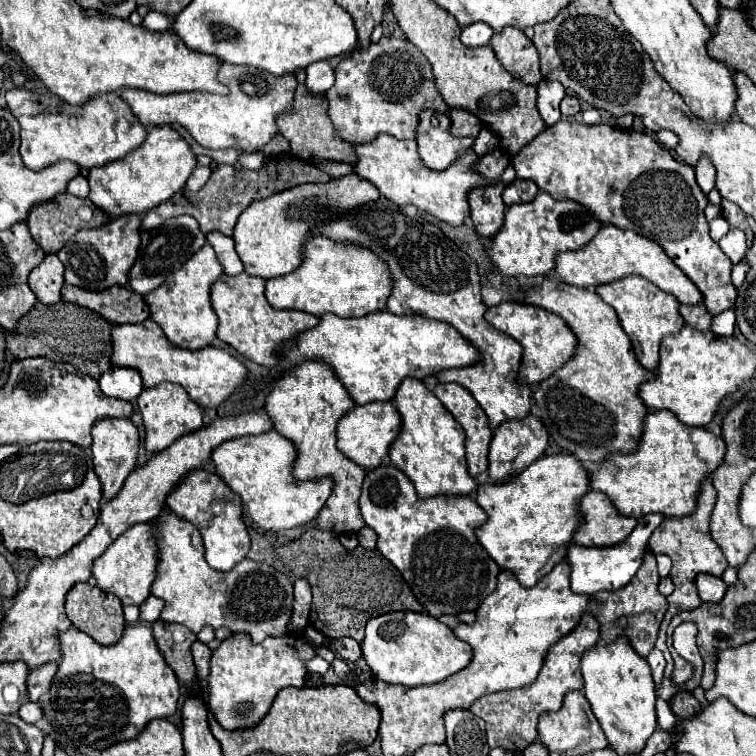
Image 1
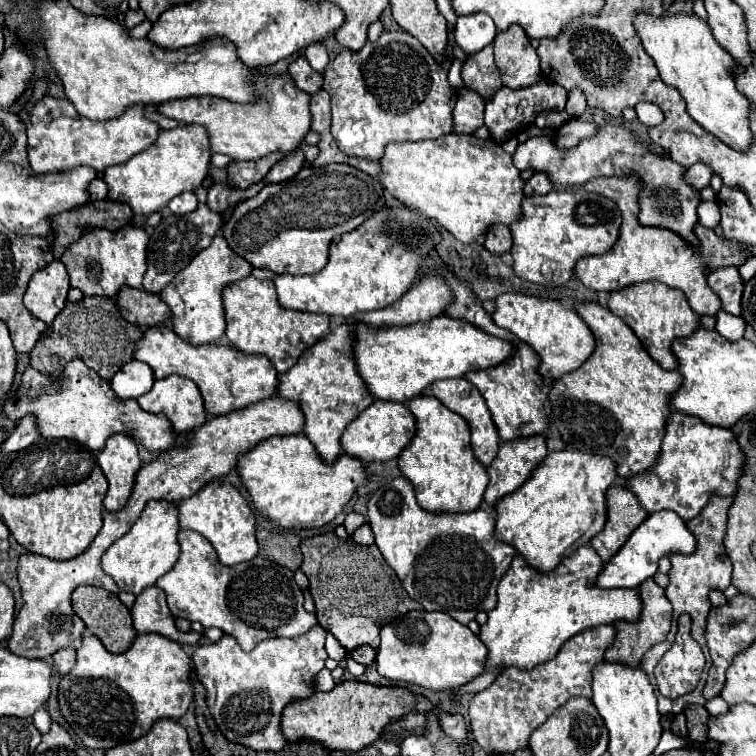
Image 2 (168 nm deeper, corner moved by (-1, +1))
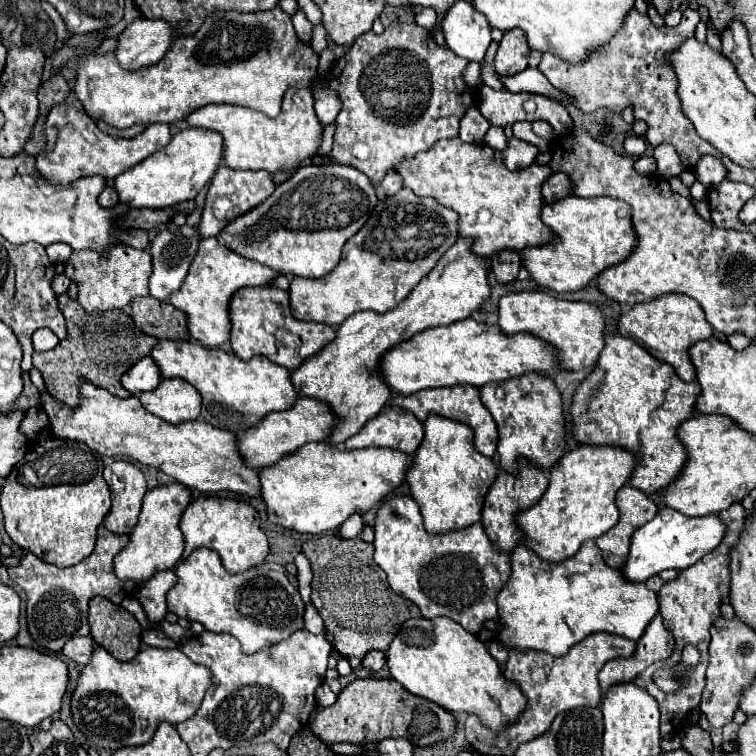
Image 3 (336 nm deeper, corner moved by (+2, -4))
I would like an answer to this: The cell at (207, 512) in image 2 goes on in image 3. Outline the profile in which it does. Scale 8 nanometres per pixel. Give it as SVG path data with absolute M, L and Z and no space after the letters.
M205 495L195 499L181 517L181 531L187 539L181 559L187 559L195 549L207 547L221 555L221 561L229 573L243 573L255 565L261 565L269 555L269 541L261 529L259 513L245 501Z

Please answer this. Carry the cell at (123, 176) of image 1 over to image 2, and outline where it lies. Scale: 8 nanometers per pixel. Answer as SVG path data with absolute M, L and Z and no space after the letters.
M178 126L174 130L162 130L150 148L132 156L128 162L106 168L102 180L108 186L110 200L128 204L134 214L152 214L164 208L174 196L202 184L208 174L210 154L208 134L202 126Z

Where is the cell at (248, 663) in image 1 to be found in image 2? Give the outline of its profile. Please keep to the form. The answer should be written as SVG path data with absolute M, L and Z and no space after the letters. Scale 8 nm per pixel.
M314 626L298 638L268 638L250 652L244 652L232 636L208 646L196 646L192 662L202 686L208 690L206 702L222 734L254 750L282 750L286 744L280 734L282 708L290 700L306 698L314 692L314 676L328 658L324 638L326 630Z

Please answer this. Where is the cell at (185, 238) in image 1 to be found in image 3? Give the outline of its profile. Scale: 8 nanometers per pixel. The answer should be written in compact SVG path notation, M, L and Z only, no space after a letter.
M179 227L175 233L161 231L153 245L153 275L149 279L151 297L167 301L175 291L181 289L181 283L189 271L189 265L197 253L199 235L195 227Z

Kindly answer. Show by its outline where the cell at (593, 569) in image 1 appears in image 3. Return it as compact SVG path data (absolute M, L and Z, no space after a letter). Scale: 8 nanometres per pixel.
M661 507L657 515L645 523L641 529L635 531L629 559L623 567L623 575L629 581L647 581L651 575L657 575L663 569L677 569L683 571L697 563L703 555L711 553L721 539L725 537L725 523L719 515L705 515L705 517L687 517L671 507Z

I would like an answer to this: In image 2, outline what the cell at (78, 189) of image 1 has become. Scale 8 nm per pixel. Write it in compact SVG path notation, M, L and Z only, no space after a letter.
M98 176L98 178L94 178L92 182L90 182L90 186L88 186L88 194L90 194L90 200L102 200L104 196L106 196L106 184L104 184L104 180Z

